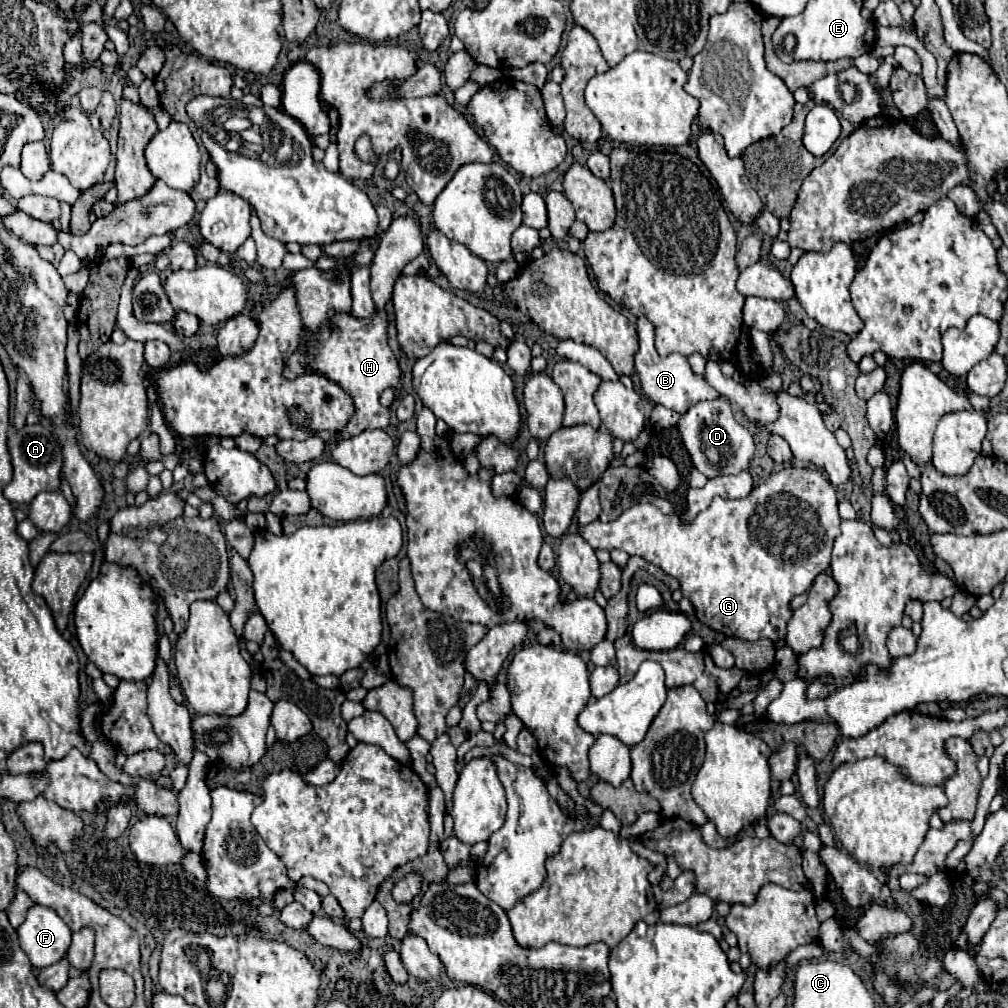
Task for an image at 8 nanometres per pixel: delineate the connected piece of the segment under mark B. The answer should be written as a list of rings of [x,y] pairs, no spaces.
[[[638,318],[638,338],[640,338],[640,350],[636,354],[636,372],[640,374],[644,394],[654,404],[660,404],[678,414],[684,414],[692,404],[696,404],[700,400],[720,398],[720,394],[706,382],[704,376],[692,372],[692,368],[684,356],[680,356],[680,354],[668,354],[666,358],[658,356],[658,352],[654,348],[654,326],[646,318]]]

